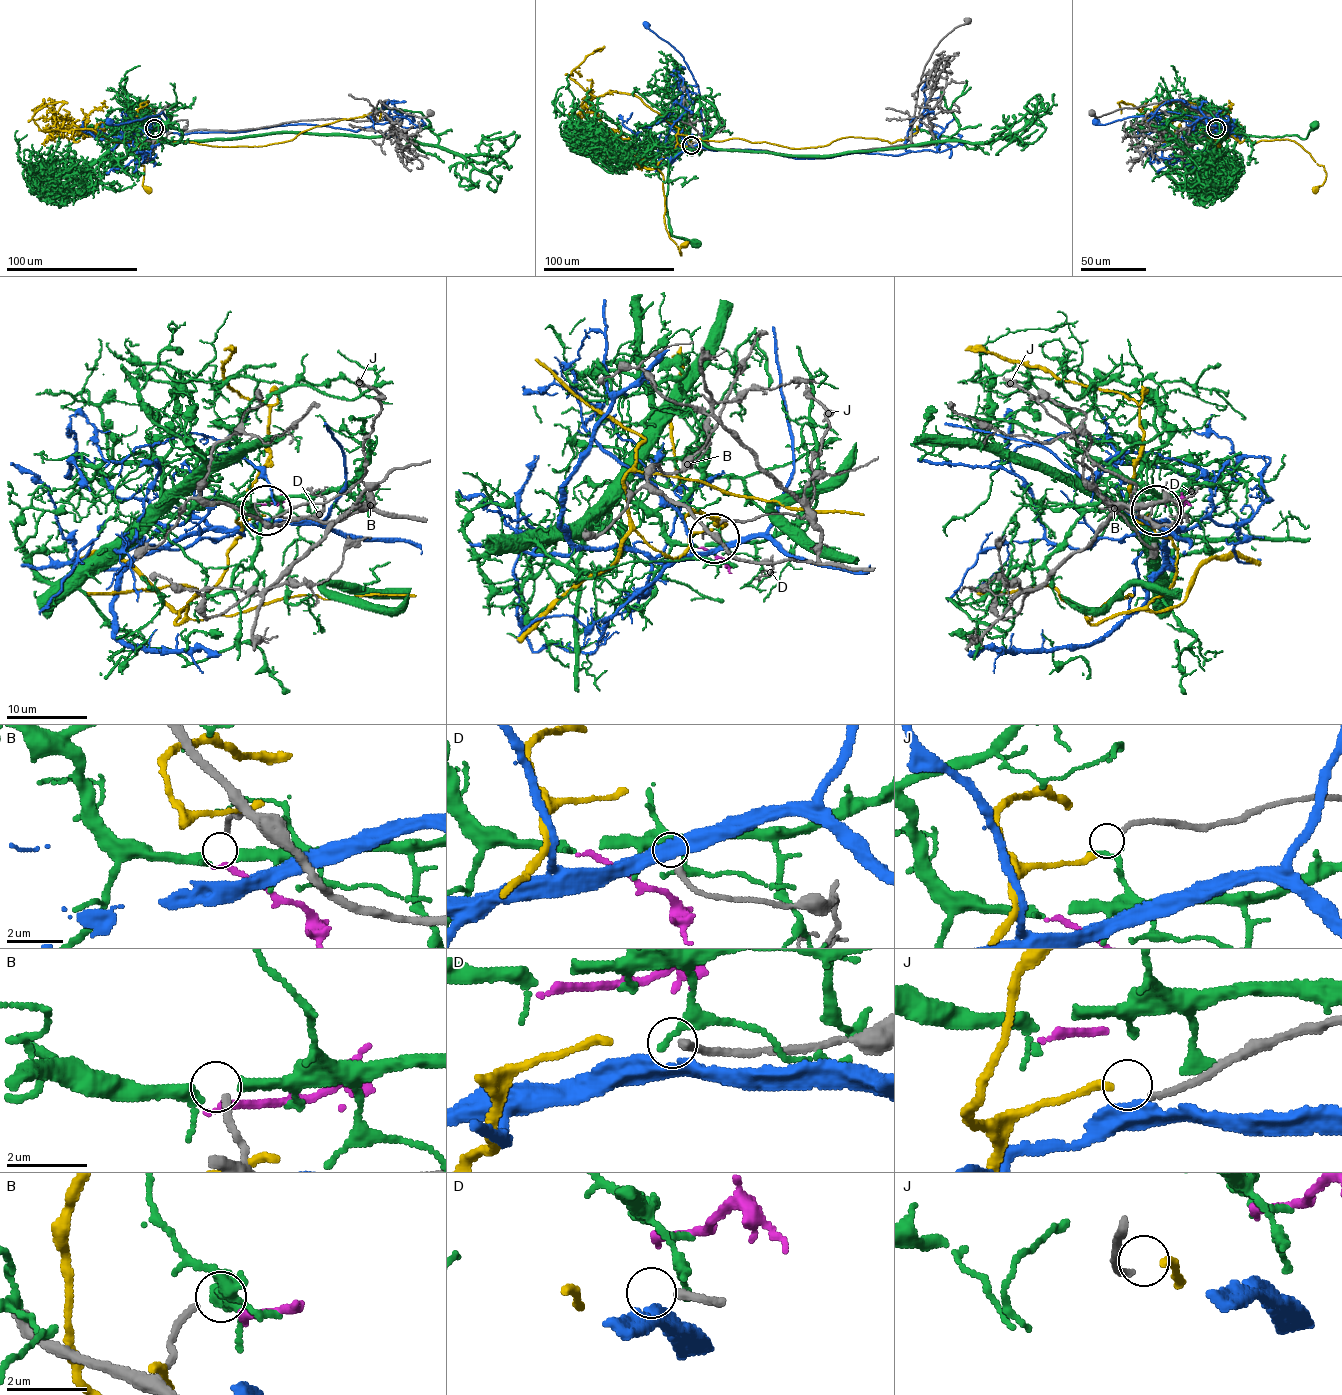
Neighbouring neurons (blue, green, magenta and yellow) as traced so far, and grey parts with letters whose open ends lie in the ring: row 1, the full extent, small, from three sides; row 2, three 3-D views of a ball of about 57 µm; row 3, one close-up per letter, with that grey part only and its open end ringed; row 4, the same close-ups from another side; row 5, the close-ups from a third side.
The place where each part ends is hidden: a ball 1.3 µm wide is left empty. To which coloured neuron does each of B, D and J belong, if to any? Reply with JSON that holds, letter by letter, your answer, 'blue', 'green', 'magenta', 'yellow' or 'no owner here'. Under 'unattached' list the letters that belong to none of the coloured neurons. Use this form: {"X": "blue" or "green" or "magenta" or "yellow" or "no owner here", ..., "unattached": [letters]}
{"B": "no owner here", "D": "blue", "J": "yellow", "unattached": ["B"]}

